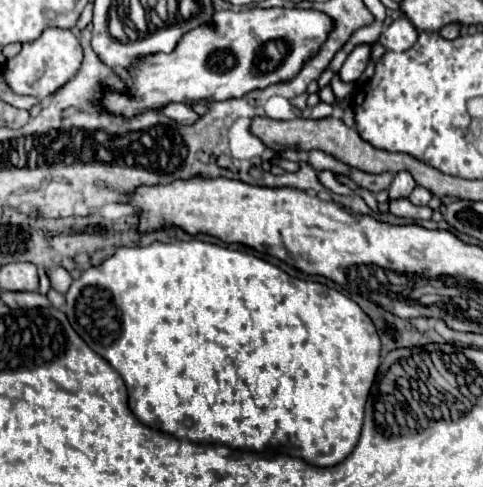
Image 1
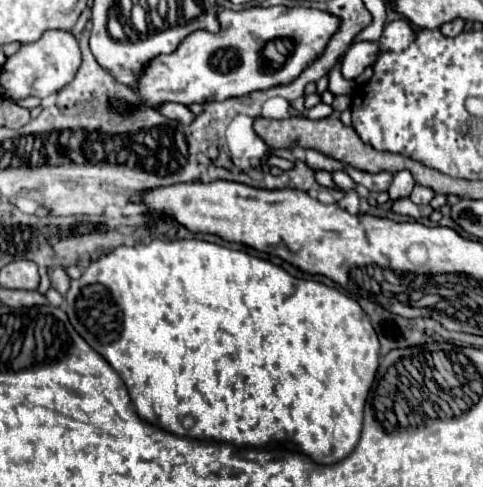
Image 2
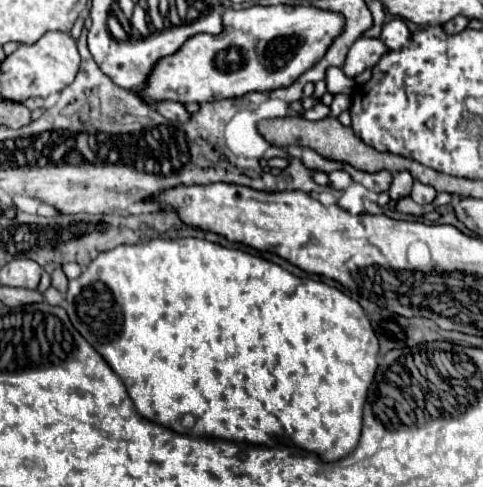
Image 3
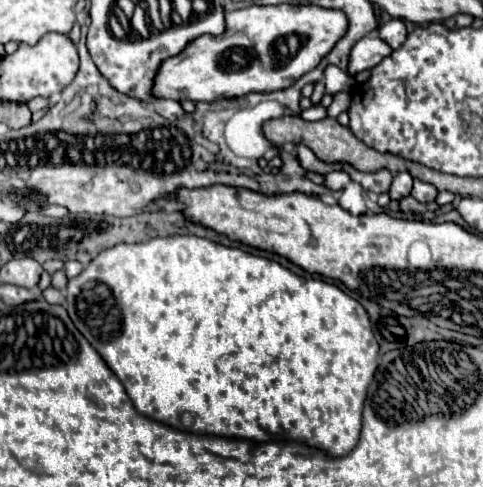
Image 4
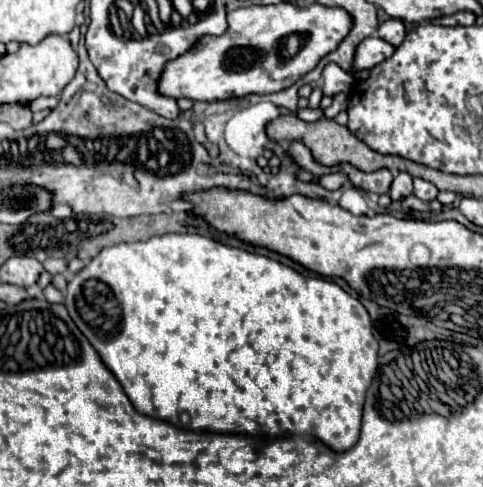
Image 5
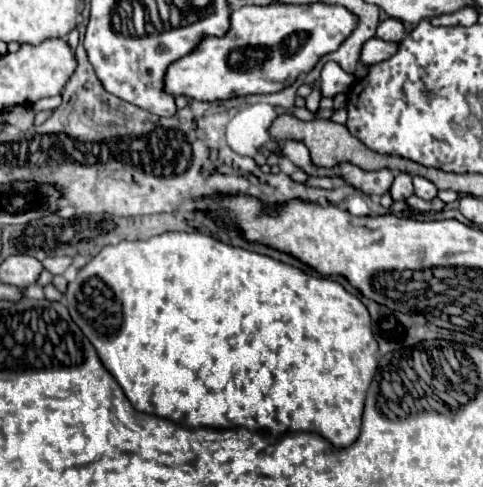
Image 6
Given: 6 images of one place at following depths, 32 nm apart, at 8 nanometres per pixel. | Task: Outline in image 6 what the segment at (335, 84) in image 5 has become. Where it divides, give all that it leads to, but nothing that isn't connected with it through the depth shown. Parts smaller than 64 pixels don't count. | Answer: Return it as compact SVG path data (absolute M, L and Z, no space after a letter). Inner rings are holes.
M328 62L322 68L322 76L320 76L320 90L322 96L334 98L336 94L348 94L350 88L356 83L355 76L344 72L336 62Z

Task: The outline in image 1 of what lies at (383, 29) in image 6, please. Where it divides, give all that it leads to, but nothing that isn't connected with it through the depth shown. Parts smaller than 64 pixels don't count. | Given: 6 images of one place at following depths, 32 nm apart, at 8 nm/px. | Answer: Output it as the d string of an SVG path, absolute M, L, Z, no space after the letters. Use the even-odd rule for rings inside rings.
M400 12L400 18L396 18L388 28L384 28L384 32L380 34L380 44L386 50L392 52L406 52L408 48L414 46L414 42L418 40L418 30L414 28L414 24L408 20L408 16L404 16Z

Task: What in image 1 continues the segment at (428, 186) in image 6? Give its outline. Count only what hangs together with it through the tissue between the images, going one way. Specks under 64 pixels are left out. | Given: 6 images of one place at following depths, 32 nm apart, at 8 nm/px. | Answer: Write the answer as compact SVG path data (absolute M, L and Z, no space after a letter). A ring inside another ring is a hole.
M416 186L416 188L412 190L412 194L408 196L408 200L410 200L412 204L416 204L416 206L426 206L430 198L432 198L432 194L430 194L426 188L422 188L422 186Z

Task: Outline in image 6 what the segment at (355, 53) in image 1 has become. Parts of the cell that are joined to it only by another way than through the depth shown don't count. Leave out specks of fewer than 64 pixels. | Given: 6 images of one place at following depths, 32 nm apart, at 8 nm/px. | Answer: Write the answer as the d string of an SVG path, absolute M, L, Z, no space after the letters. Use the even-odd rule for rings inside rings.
M374 36L362 44L358 64L370 68L382 60L388 60L388 56L392 56L396 52L396 48L398 48L398 44L388 44L386 40L380 40Z

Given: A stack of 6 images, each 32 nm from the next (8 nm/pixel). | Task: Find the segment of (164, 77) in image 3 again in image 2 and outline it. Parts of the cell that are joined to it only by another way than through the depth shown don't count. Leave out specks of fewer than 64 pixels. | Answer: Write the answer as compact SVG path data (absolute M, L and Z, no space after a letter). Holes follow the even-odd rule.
M272 6L272 8L244 8L240 12L234 10L222 10L218 12L220 30L208 32L208 30L194 30L190 32L180 46L172 54L160 54L152 58L138 76L138 90L144 90L144 100L140 106L158 108L166 102L180 102L180 104L194 104L194 102L212 102L212 100L228 100L236 96L244 96L254 90L264 90L276 84L288 84L292 82L320 52L324 50L324 44L328 44L332 32L338 28L336 16L316 10L316 8L284 8L284 6Z

